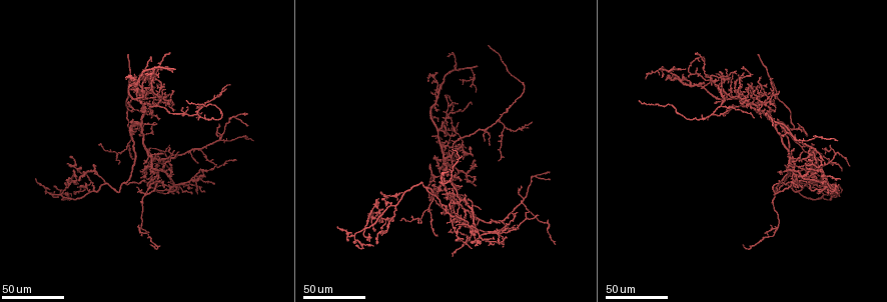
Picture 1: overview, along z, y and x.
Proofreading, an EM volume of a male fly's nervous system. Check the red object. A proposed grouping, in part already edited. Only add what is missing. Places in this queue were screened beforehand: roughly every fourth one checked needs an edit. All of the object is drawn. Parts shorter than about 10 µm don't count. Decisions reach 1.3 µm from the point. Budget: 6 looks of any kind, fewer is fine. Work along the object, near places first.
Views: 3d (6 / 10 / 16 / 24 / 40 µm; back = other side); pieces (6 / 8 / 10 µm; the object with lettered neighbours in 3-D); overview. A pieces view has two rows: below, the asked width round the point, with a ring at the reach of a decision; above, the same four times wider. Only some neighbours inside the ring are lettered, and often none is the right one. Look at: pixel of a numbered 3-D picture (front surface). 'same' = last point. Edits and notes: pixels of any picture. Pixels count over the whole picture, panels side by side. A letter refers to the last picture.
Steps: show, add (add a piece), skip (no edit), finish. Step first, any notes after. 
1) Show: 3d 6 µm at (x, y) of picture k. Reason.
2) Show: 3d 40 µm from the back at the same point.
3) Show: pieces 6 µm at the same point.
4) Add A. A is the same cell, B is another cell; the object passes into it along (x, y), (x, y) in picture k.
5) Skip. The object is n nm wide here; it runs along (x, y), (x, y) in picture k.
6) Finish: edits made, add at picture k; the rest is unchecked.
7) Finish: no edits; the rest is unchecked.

Show: 3d 40 µm at (371, 245) of picture 1. Free end.

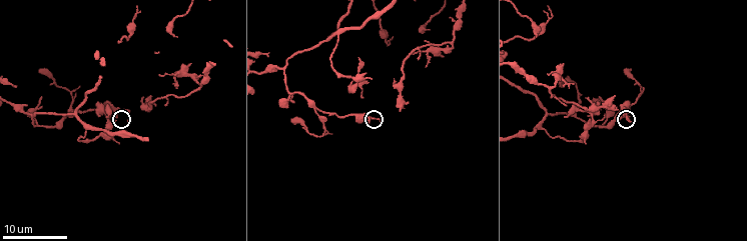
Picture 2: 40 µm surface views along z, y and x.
Show: 3d 10 µm at (380, 121) of picture 2.

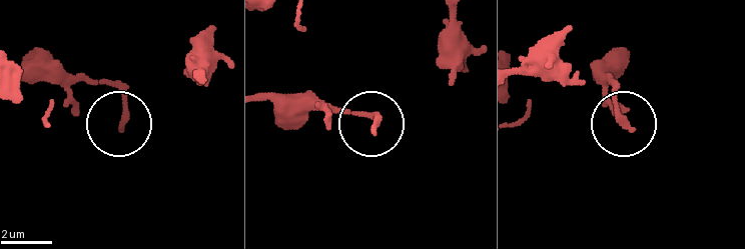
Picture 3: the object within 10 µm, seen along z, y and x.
Show: pieces 10 µm at (627, 127) of picture 3.

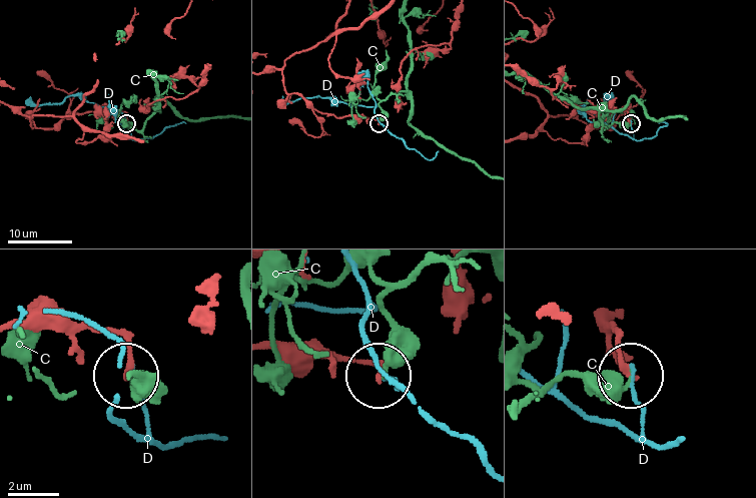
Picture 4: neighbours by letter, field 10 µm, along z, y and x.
Skip. The object is 220 nm wide here; C and D are other cells; it runs along (605, 327), (618, 333), (618, 359), (629, 376) in picture 4; no lettered piece goes on from it.

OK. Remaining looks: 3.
Show: 3d 24 µm at (413, 217) of picture 1. Free end.

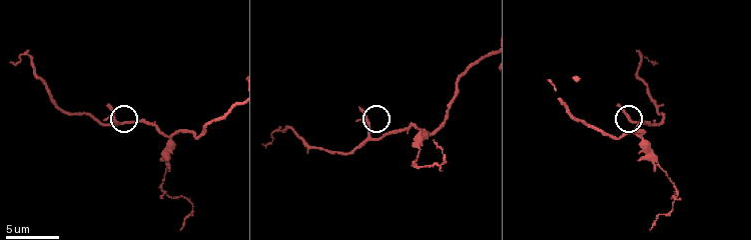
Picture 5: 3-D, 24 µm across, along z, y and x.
Show: pieces 10 µm at (109, 105) of picture 5.

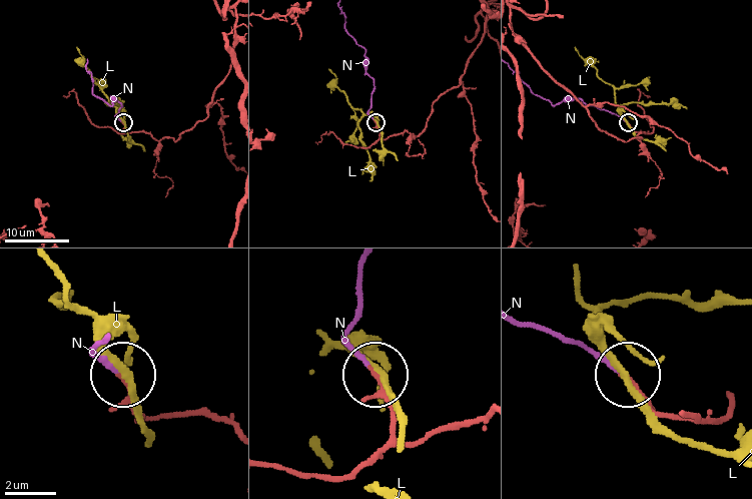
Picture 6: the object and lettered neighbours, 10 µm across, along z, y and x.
Add N. The object is 190 nm wide here; N is the same cell, L is another cell; the object passes into it along (380, 135), (368, 113), (372, 81), (364, 50), (345, 26) in picture 6; the cell continues.

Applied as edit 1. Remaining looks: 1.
Finish: edits made, add at picture 6; the rest is unchecked.

